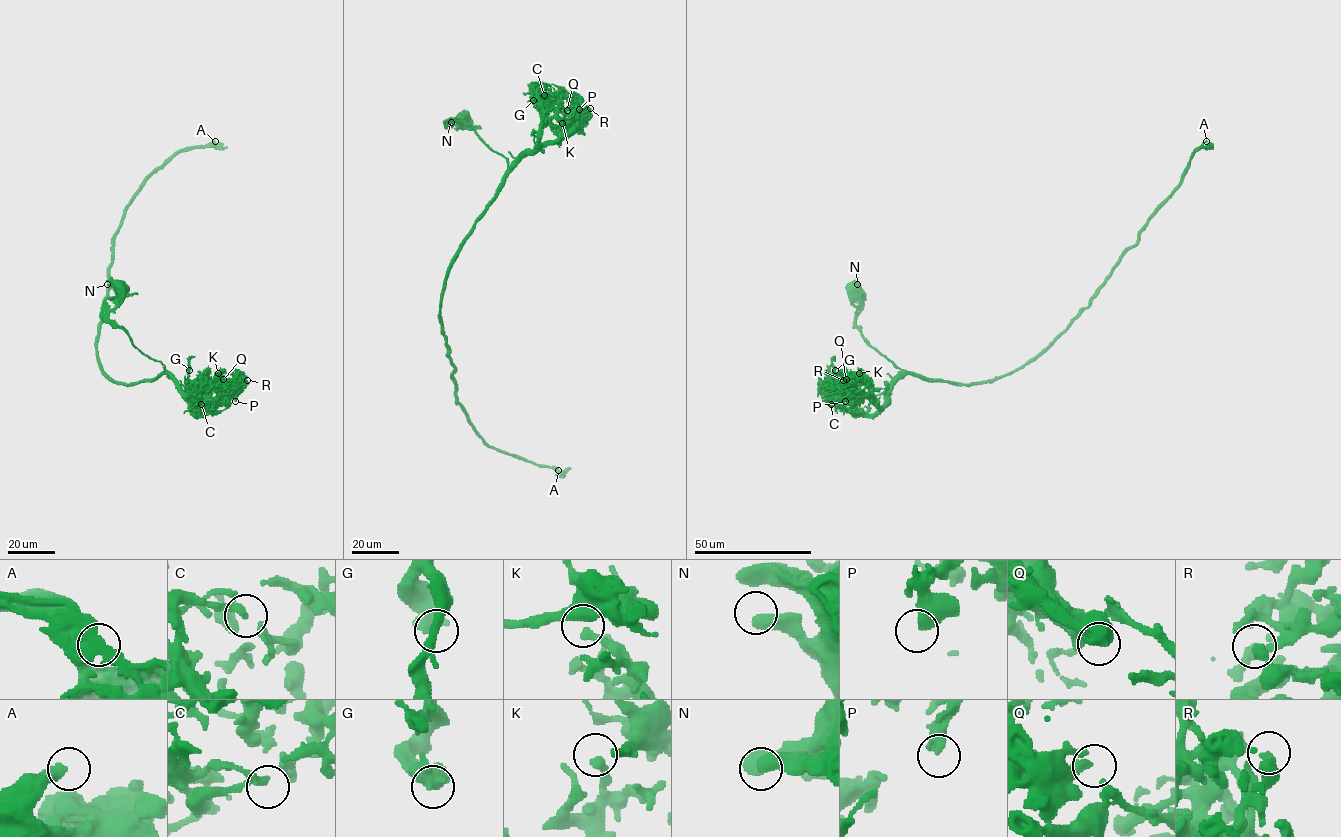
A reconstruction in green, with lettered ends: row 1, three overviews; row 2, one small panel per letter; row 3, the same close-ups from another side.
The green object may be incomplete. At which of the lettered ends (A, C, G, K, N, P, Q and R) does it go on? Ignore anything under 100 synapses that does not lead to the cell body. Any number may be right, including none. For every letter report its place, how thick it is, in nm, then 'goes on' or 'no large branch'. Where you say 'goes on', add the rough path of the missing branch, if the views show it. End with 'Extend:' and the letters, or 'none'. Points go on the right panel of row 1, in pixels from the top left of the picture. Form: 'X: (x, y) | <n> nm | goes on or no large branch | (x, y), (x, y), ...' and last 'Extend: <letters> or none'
A: (1206, 141) | 400 nm | goes on | (1206, 141), (1212, 134), (1236, 130), (1245, 125)
C: (831, 404) | 150 nm | no large branch
G: (835, 370) | 400 nm | no large branch
K: (859, 373) | 300 nm | no large branch
N: (857, 284) | 500 nm | no large branch
P: (845, 401) | 460 nm | no large branch
Q: (846, 379) | 400 nm | no large branch
R: (843, 380) | 240 nm | no large branch
Extend: A

